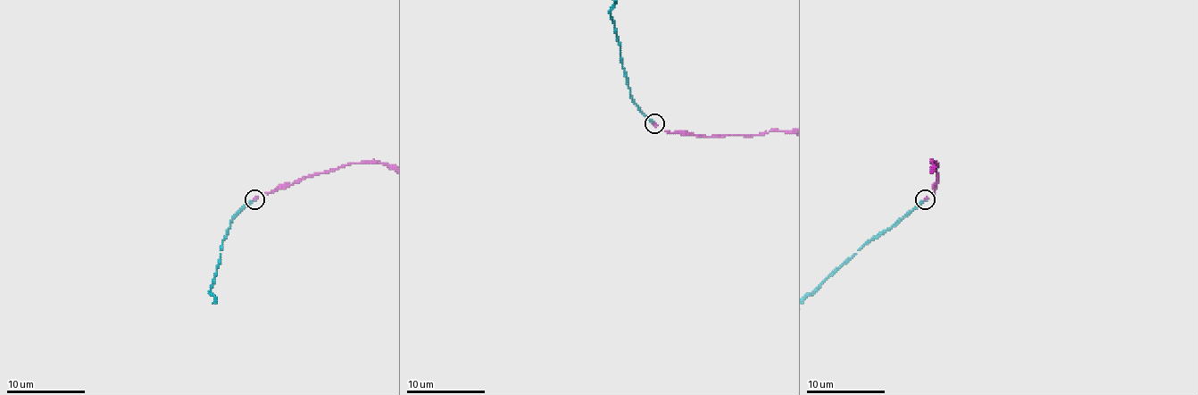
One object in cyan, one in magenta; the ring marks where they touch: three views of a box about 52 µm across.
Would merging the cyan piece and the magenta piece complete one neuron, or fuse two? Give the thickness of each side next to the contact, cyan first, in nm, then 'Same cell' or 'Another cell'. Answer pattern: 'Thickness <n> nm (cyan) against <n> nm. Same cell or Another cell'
Thickness 200 nm (cyan) against 160 nm. Same cell

